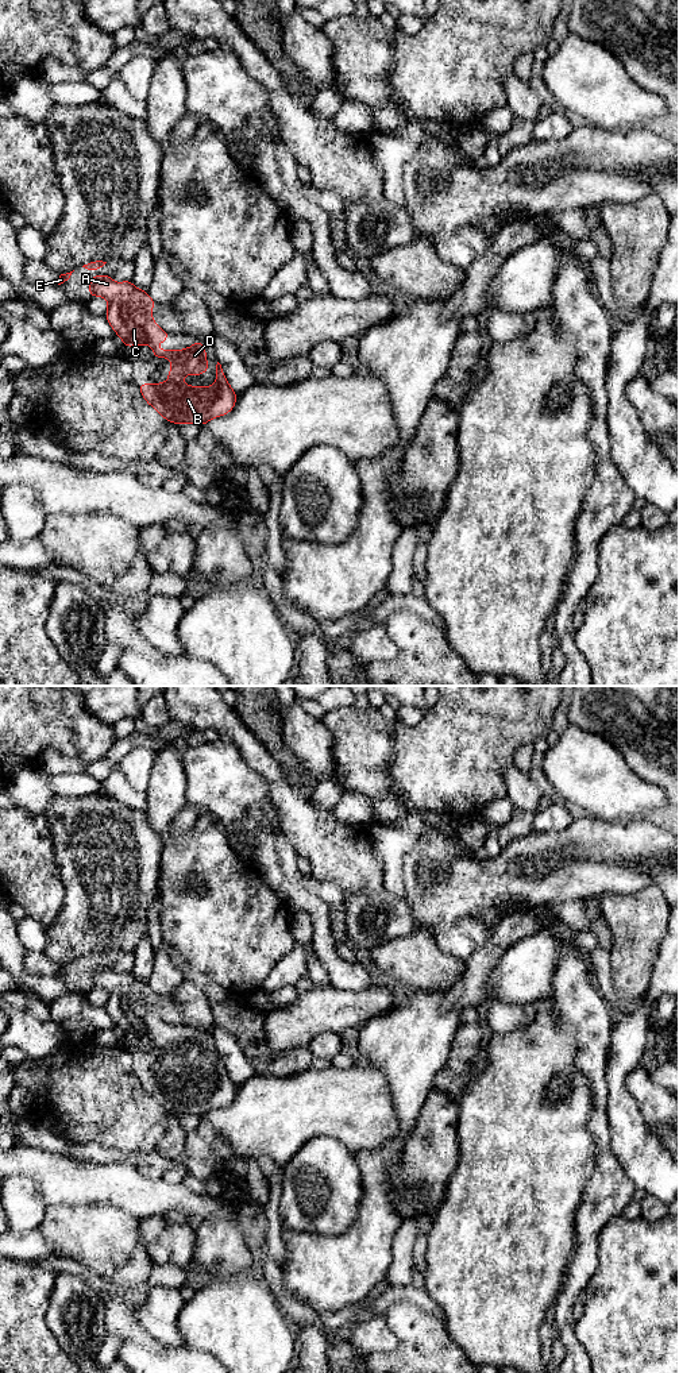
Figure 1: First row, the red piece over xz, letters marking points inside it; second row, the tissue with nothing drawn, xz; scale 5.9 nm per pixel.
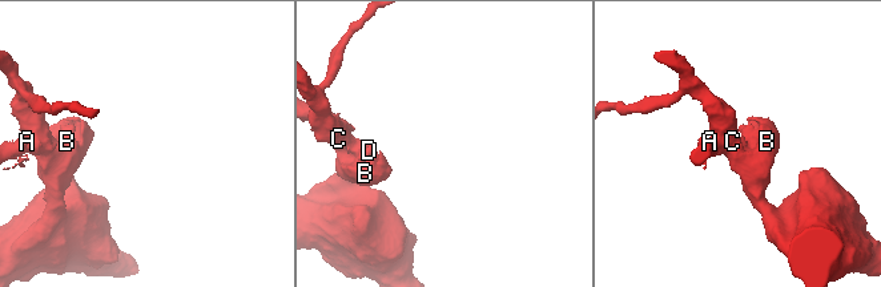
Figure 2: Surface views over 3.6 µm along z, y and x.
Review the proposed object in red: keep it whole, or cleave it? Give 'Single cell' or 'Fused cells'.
Fused cells

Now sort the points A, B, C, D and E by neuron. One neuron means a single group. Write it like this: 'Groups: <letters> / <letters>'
Groups: A E / B C D

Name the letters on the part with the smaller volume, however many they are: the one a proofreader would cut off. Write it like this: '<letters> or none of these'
A, E

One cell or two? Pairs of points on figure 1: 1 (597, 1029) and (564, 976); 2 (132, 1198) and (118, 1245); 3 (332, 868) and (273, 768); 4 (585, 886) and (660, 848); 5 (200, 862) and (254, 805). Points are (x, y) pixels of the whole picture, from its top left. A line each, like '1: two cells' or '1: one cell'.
1: one cell
2: two cells
3: one cell
4: one cell
5: two cells

